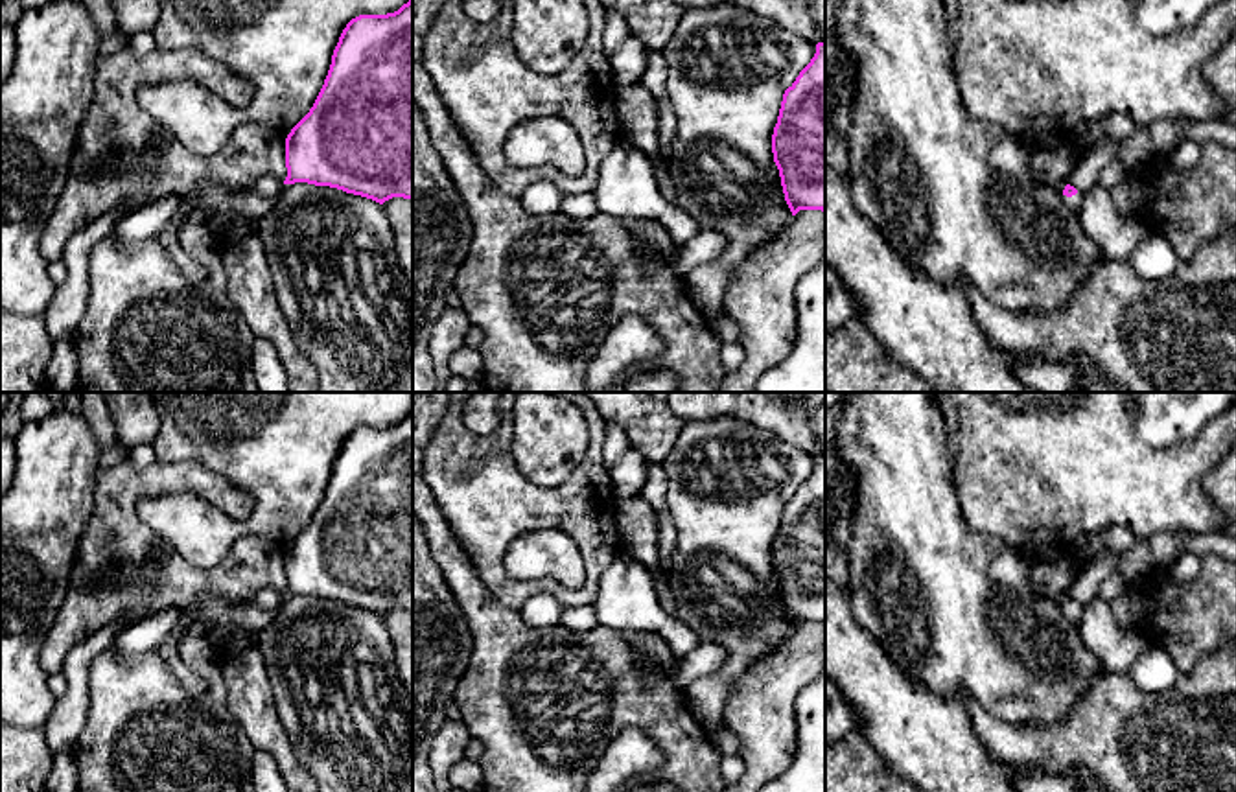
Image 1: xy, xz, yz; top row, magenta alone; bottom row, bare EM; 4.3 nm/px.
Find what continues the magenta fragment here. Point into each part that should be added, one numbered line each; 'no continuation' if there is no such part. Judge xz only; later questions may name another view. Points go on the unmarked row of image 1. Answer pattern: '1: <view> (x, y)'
no continuation

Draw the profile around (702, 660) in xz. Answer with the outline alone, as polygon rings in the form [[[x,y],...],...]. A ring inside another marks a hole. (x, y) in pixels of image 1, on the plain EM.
[[[696,643],[687,652],[674,654],[674,661],[665,667],[659,659],[645,650],[632,646],[635,659],[645,667],[645,680],[652,683],[658,676],[665,676],[680,691],[691,681],[705,678],[720,670],[726,650],[715,643]]]

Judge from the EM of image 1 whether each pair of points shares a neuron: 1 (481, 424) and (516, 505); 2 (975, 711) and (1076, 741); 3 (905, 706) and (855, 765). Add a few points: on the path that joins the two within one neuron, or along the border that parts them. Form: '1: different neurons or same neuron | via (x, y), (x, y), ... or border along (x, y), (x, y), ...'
1: different neurons | border along (461, 411), (476, 435), (490, 435), (501, 424)
2: same neuron | via (1001, 737), (1004, 741), (1050, 741)
3: different neurons | border along (857, 732), (894, 772)

